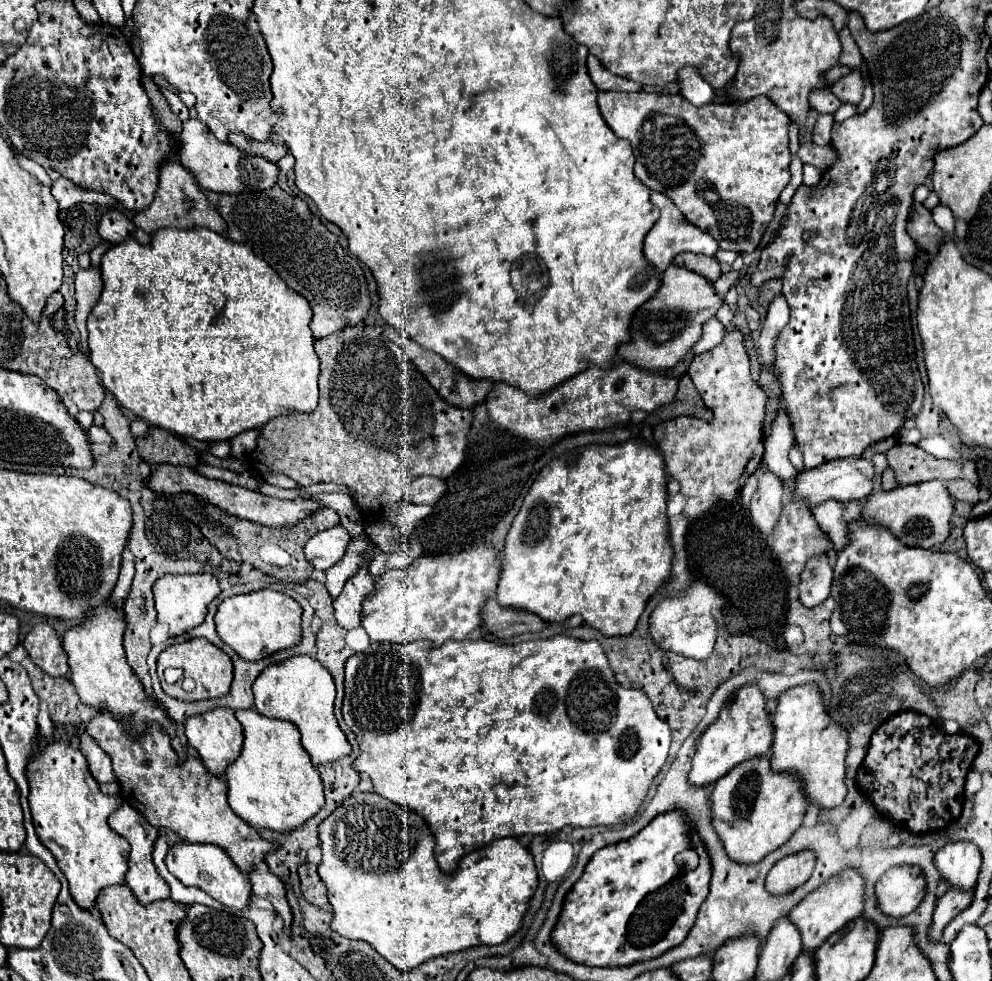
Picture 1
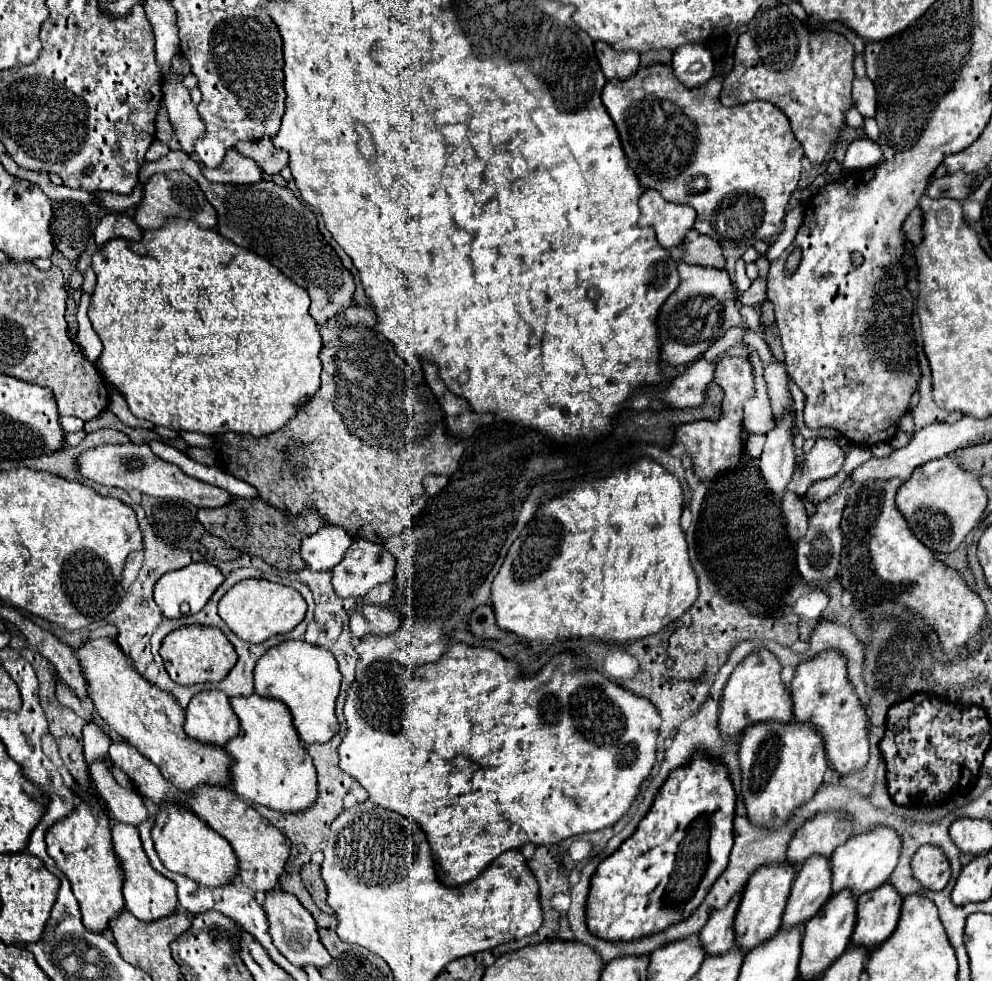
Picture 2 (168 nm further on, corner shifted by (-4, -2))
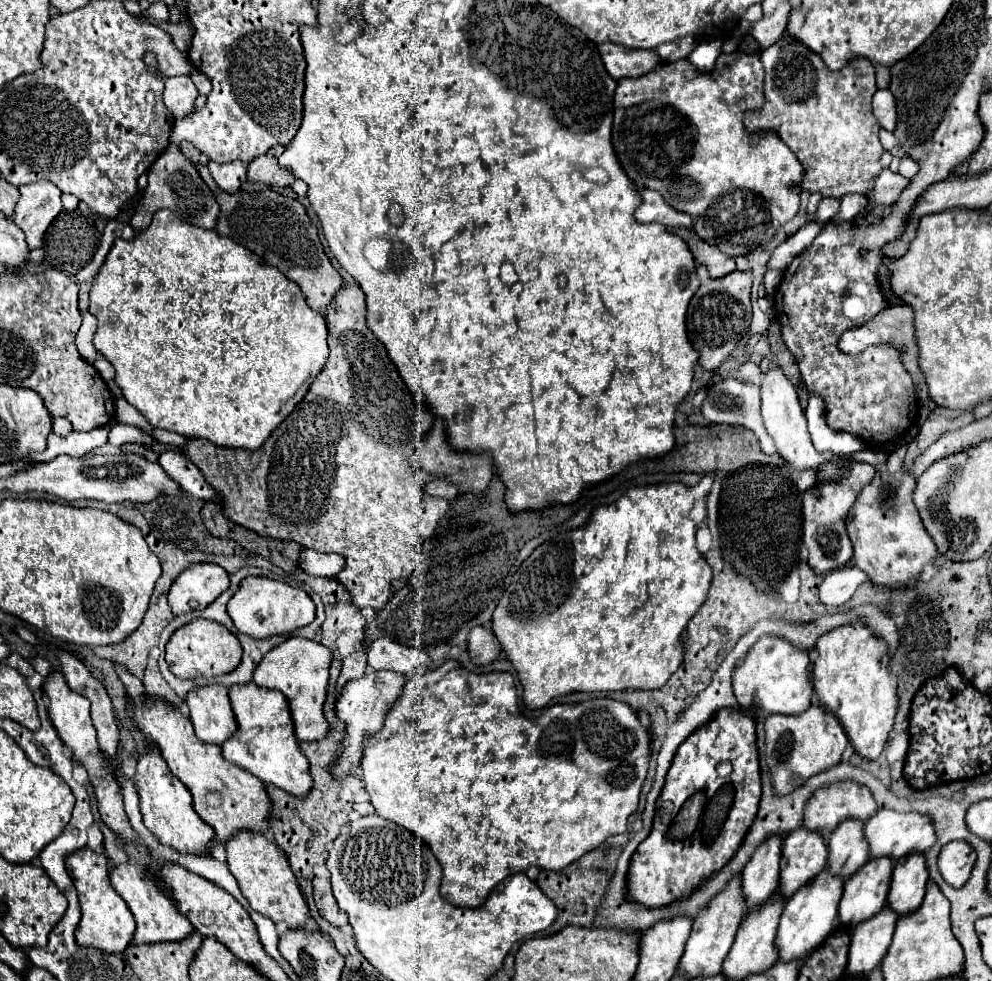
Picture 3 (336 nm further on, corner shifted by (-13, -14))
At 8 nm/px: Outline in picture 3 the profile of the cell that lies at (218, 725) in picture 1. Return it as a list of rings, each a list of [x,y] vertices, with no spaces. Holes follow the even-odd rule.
[[[222,684],[194,688],[186,694],[190,720],[202,742],[222,744],[236,732],[228,688]]]

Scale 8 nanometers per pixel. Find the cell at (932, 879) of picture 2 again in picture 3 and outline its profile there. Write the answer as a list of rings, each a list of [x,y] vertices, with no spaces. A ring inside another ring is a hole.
[[[954,840],[942,848],[938,868],[950,886],[960,888],[970,878],[974,862],[976,862],[974,848],[966,840]]]

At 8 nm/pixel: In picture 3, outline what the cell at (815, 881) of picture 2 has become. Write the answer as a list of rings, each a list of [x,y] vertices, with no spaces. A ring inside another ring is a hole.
[[[842,822],[834,834],[830,834],[828,866],[844,880],[848,880],[868,858],[866,842],[862,842],[862,826],[866,822]]]

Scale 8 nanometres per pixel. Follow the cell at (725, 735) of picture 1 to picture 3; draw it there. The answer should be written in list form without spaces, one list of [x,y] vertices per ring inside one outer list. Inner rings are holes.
[[[776,634],[762,636],[744,656],[744,660],[734,668],[732,686],[738,704],[746,710],[756,710],[764,716],[768,714],[796,716],[804,712],[812,704],[814,696],[808,666],[810,666],[808,650],[796,648],[794,644]]]

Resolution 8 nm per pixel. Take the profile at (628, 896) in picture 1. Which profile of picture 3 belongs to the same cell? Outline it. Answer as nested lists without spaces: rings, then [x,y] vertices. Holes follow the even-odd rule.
[[[742,708],[718,710],[718,714],[714,714],[714,722],[706,722],[706,726],[700,726],[696,730],[696,734],[690,734],[690,738],[686,738],[686,742],[682,742],[682,748],[678,748],[678,752],[674,754],[672,766],[666,774],[666,784],[656,802],[656,816],[654,816],[652,832],[642,842],[642,846],[638,846],[638,850],[630,862],[630,872],[628,872],[630,900],[640,902],[648,908],[654,908],[654,906],[662,906],[666,902],[678,900],[678,898],[690,894],[700,884],[704,884],[704,880],[712,872],[720,870],[738,850],[746,830],[750,828],[750,824],[756,818],[760,796],[762,796],[762,782],[760,782],[760,764],[758,764],[758,748],[756,748],[756,720],[750,714],[746,714],[746,710],[742,710]],[[720,762],[732,764],[732,772],[728,776],[720,776],[716,772]],[[698,790],[706,790],[706,796],[708,796],[708,802],[704,806],[704,814],[702,814],[698,828],[694,830],[694,834],[690,838],[684,838],[684,840],[672,838],[670,826],[672,826],[678,810]]]

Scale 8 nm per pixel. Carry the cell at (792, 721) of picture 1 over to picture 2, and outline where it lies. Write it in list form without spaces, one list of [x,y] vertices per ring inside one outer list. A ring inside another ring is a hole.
[[[821,652],[813,660],[801,662],[797,666],[795,678],[791,682],[793,718],[801,724],[811,724],[821,732],[829,768],[839,776],[847,776],[865,768],[869,760],[869,740],[867,740],[867,712],[859,704],[847,680],[845,658],[839,652]]]

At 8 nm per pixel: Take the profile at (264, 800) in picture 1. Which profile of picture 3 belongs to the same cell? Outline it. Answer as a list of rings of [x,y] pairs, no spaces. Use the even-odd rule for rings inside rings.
[[[248,682],[246,686],[230,688],[230,702],[238,730],[220,746],[222,756],[232,764],[242,766],[262,782],[276,784],[294,796],[306,796],[312,788],[312,780],[308,772],[308,760],[300,752],[298,740],[294,736],[286,696],[278,690],[262,690],[254,682]]]

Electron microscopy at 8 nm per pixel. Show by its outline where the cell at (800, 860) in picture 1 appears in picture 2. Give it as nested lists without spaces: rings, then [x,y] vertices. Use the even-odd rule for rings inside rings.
[[[821,814],[797,830],[789,842],[787,862],[801,868],[801,862],[805,862],[809,854],[825,854],[825,858],[829,858],[833,850],[849,838],[849,834],[851,822],[847,822],[847,818],[839,818],[837,814]]]

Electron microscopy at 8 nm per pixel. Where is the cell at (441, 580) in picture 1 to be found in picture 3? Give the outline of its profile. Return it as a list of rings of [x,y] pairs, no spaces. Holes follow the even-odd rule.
[[[370,670],[358,680],[350,680],[342,692],[342,696],[336,702],[336,718],[344,722],[344,738],[338,746],[338,760],[330,764],[328,772],[336,780],[344,780],[348,774],[356,772],[356,766],[360,764],[362,752],[364,752],[364,742],[370,734],[378,732],[384,724],[384,716],[390,708],[390,704],[400,696],[400,690],[408,678],[402,674],[394,674],[388,670]]]

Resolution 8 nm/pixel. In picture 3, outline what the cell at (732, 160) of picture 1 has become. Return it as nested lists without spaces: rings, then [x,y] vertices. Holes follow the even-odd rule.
[[[732,52],[732,54],[720,54],[716,60],[714,70],[710,72],[700,72],[692,66],[690,60],[678,60],[678,62],[660,62],[654,70],[650,70],[650,74],[644,74],[642,78],[620,78],[618,80],[618,88],[614,94],[614,126],[612,126],[612,146],[614,152],[618,156],[618,162],[622,166],[622,170],[626,172],[626,176],[638,186],[638,188],[652,188],[658,190],[664,200],[680,210],[686,212],[694,218],[694,230],[696,234],[708,242],[710,246],[716,246],[720,252],[728,254],[728,256],[740,256],[750,252],[752,248],[768,242],[772,238],[772,234],[784,226],[788,220],[792,220],[798,214],[800,208],[800,180],[802,180],[802,166],[798,164],[798,160],[794,158],[792,150],[788,146],[784,146],[784,142],[776,136],[776,134],[756,134],[750,136],[744,128],[744,114],[748,110],[758,110],[765,102],[764,98],[764,70],[762,70],[762,62],[758,58],[758,54],[744,54],[744,52]]]

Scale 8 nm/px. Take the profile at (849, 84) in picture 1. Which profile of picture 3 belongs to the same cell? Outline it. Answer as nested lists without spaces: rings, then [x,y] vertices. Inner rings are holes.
[[[878,90],[878,94],[874,94],[872,98],[872,108],[874,108],[874,116],[878,118],[880,126],[884,130],[894,132],[896,118],[898,118],[894,94],[890,94],[890,90]]]

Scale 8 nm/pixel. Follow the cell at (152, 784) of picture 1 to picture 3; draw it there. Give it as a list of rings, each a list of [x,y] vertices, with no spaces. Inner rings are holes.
[[[240,832],[232,836],[232,840],[226,844],[226,862],[252,910],[274,922],[284,922],[290,930],[302,930],[308,926],[310,910],[290,870],[288,858],[276,848],[276,844],[264,838],[264,834]]]

